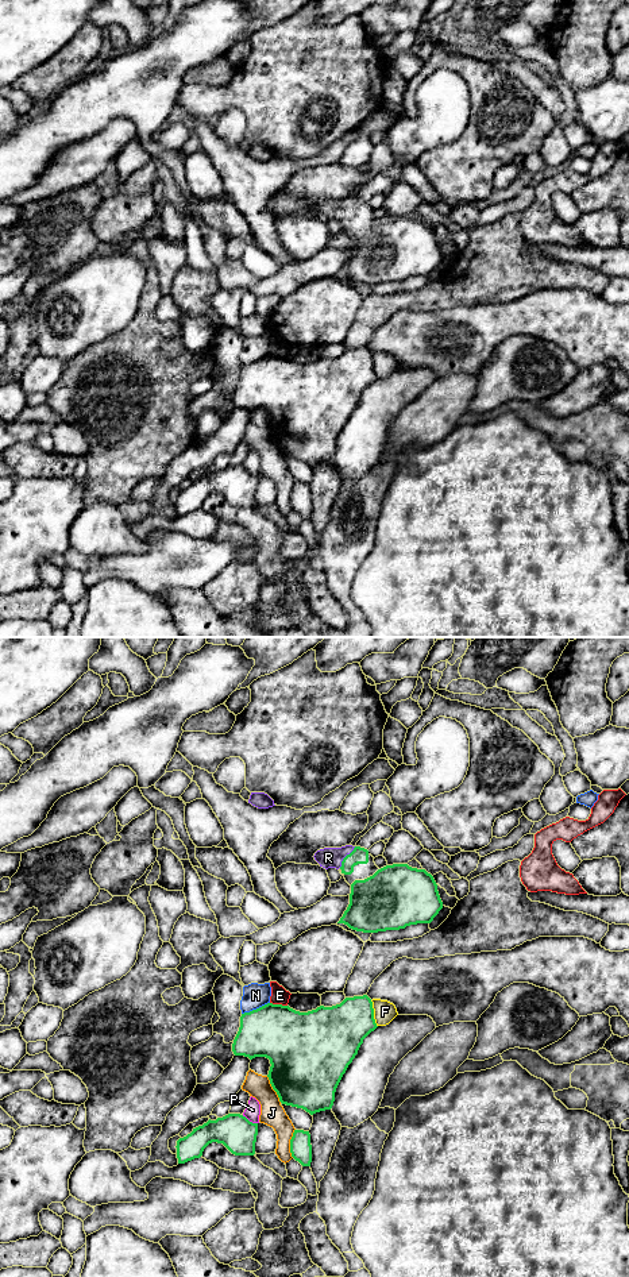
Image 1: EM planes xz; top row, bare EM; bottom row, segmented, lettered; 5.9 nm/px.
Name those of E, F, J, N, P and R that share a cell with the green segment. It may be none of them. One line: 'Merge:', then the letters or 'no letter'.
Merge: R

